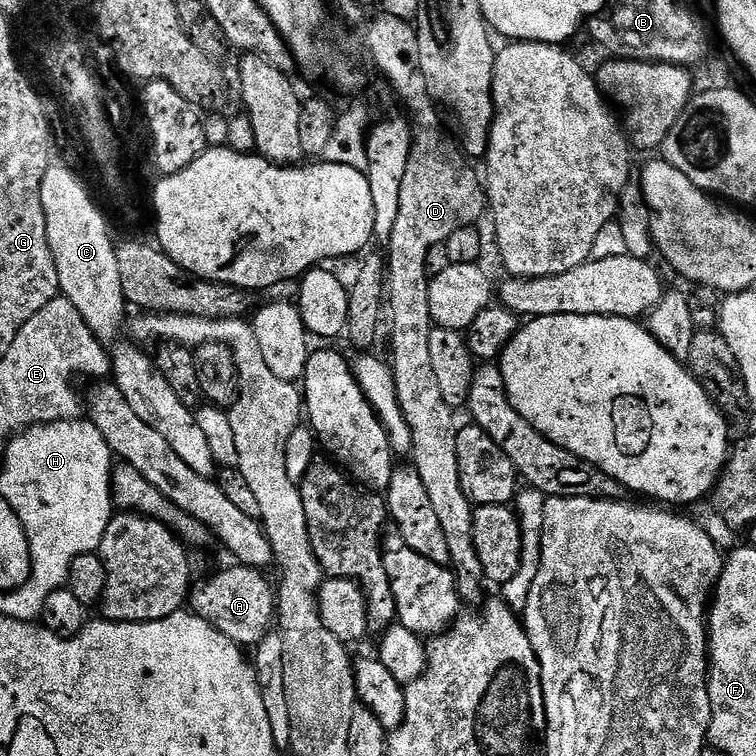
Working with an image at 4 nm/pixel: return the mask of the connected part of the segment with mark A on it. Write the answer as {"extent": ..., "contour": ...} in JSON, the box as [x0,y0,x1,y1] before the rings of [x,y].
{"extent":[189,564,278,647],"contour":[[[232,564],[232,567],[208,577],[202,584],[198,582],[192,586],[189,607],[240,647],[255,647],[271,631],[278,614],[275,587],[263,576],[257,568]]]}

